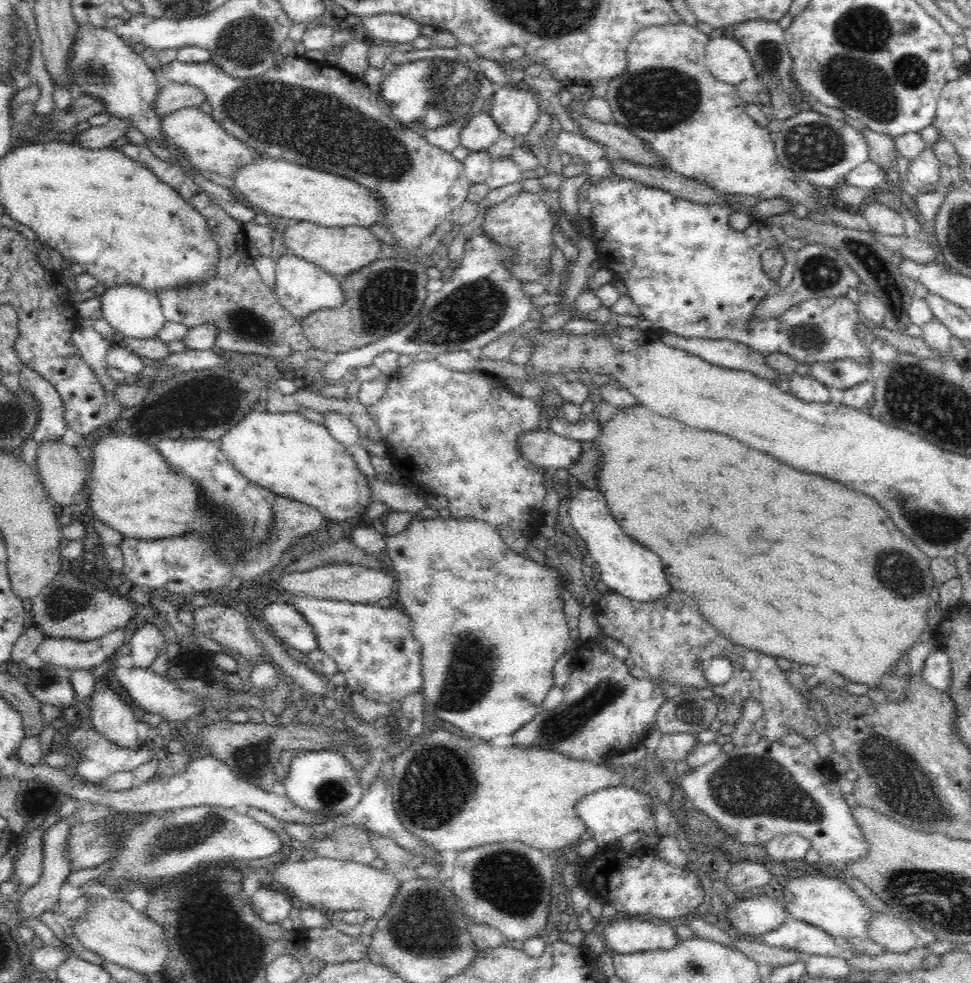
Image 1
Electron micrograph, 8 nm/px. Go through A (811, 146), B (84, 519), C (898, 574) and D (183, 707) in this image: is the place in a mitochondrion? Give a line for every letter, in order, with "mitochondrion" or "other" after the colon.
A: mitochondrion
B: other
C: mitochondrion
D: other

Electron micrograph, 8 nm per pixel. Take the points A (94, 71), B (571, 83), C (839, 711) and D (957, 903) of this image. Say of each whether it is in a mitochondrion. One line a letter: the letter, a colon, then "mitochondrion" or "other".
A: mitochondrion
B: other
C: other
D: mitochondrion

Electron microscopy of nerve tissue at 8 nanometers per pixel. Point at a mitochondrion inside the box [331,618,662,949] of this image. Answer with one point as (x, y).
(439, 781)

